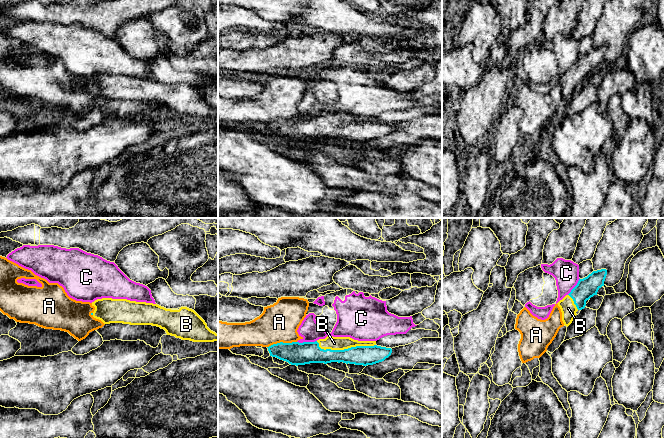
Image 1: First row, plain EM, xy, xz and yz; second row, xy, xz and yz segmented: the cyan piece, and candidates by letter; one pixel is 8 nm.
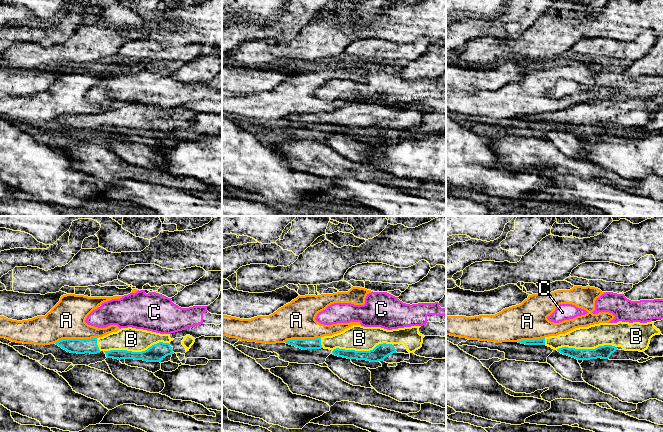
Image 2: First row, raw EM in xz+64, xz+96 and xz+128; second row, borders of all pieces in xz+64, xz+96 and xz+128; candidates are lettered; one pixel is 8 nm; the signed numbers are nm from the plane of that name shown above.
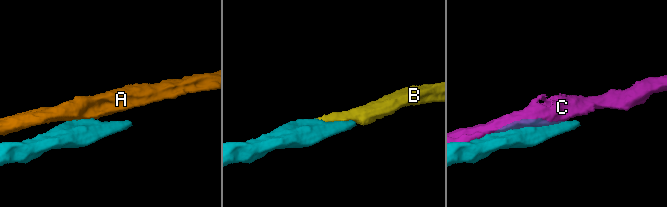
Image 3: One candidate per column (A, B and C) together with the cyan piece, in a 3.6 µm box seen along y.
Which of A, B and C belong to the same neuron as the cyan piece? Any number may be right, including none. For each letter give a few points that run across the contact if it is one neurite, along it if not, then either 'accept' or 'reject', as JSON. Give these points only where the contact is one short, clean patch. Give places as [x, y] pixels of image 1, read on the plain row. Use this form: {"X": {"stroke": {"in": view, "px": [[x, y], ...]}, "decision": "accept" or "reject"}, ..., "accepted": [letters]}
{"A": {"stroke": {"in": "xz", "px": [[296, 117], [277, 118], [267, 123]]}, "decision": "reject"}, "B": {"decision": "accept"}, "C": {"decision": "reject"}, "accepted": ["B"]}

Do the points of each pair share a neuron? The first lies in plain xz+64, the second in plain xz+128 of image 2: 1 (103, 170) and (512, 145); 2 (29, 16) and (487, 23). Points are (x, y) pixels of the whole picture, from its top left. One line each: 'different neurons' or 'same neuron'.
1: same neuron
2: different neurons

